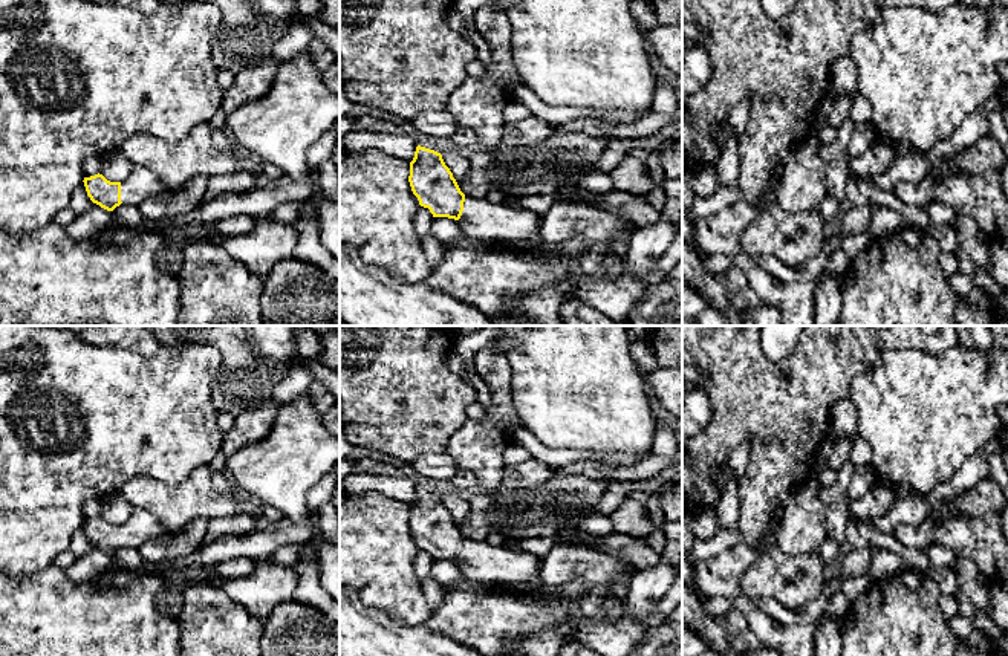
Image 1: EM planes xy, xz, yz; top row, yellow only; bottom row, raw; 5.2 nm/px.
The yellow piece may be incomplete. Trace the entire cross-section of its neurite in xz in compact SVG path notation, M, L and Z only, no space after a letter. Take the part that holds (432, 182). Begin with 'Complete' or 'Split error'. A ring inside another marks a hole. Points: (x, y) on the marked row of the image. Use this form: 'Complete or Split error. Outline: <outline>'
Split error. Outline: M416 147L408 182L421 206L428 208L433 217L457 220L465 235L528 248L554 248L540 235L540 214L465 196L442 154L434 150Z

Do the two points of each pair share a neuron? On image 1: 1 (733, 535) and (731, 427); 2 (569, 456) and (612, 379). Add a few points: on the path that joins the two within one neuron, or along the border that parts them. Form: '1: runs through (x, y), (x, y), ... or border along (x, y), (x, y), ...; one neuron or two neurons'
1: border along (736, 528), (742, 540); two neurons
2: border along (539, 439), (554, 448), (608, 454); two neurons

